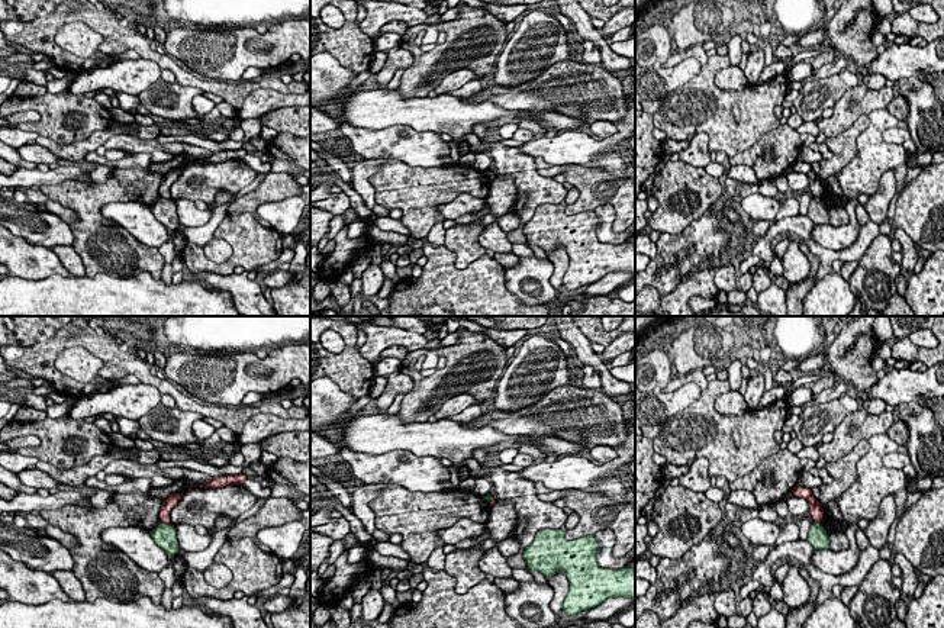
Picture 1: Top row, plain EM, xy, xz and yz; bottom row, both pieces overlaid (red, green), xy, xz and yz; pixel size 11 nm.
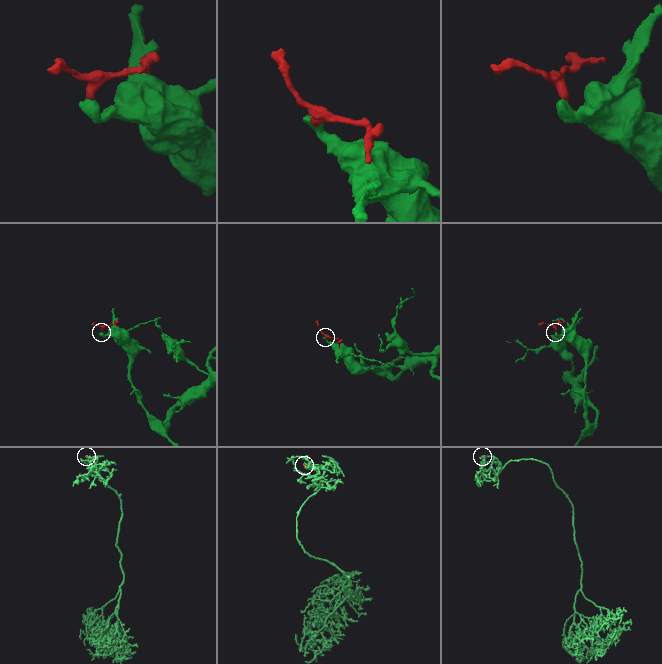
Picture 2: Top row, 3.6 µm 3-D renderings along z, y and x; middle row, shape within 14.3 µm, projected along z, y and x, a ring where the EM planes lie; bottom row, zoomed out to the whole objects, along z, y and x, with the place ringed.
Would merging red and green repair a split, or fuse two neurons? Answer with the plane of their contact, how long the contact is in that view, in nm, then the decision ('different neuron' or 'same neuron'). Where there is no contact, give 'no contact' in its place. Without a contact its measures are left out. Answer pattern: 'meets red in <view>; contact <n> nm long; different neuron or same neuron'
meets red in xy; contact 100 nm long; different neuron

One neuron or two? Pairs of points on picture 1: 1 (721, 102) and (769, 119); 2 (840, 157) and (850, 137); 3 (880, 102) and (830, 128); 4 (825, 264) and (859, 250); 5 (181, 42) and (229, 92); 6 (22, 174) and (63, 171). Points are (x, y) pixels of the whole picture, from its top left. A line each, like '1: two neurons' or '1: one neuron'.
1: one neuron
2: one neuron
3: one neuron
4: one neuron
5: two neurons
6: one neuron

